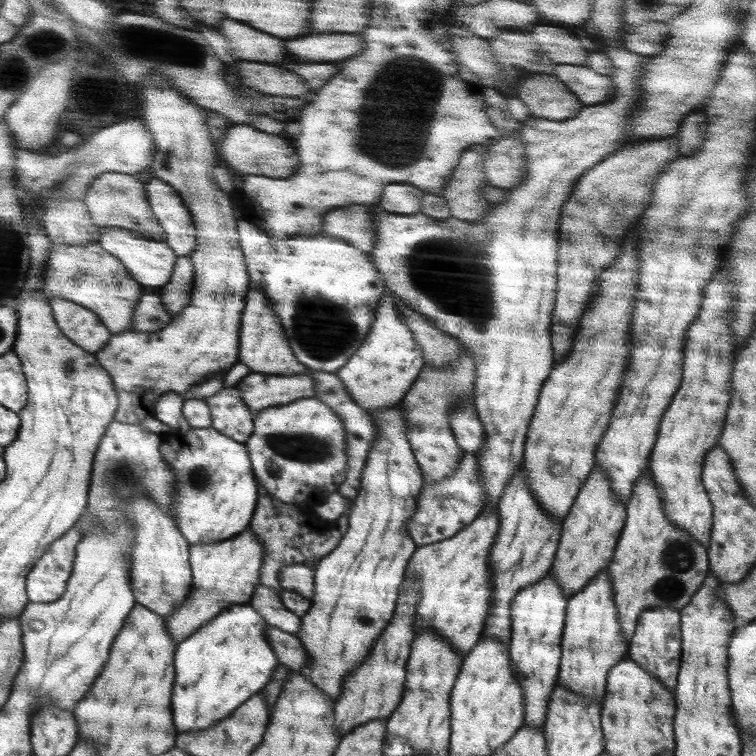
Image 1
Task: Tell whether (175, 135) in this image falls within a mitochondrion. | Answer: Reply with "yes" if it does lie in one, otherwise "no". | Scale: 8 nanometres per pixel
no

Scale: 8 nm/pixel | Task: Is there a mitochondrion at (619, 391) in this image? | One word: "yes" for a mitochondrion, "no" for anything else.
no

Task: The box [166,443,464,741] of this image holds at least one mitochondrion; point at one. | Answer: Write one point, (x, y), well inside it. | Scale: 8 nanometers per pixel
(202, 480)

